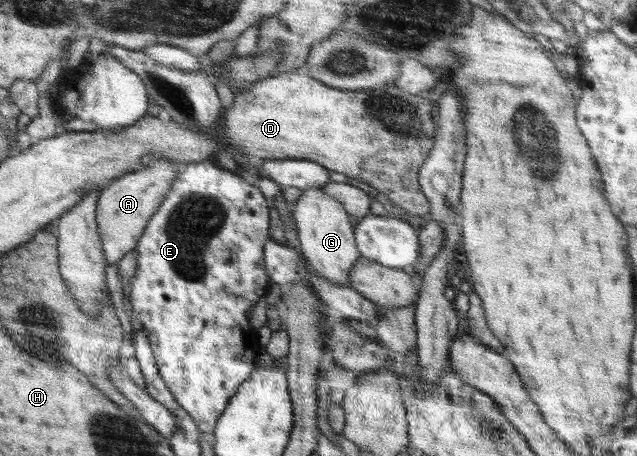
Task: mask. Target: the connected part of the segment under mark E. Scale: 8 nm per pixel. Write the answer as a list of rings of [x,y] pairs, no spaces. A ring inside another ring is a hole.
[[[208,159],[201,162],[190,162],[182,166],[176,181],[170,192],[165,196],[163,203],[154,212],[154,215],[148,220],[144,233],[140,236],[134,251],[136,256],[136,271],[131,279],[131,304],[133,309],[131,315],[136,317],[146,334],[147,339],[152,345],[152,351],[158,365],[158,371],[168,387],[168,391],[172,393],[176,403],[192,417],[194,425],[199,429],[200,433],[213,433],[216,427],[217,418],[222,415],[230,398],[238,391],[240,384],[250,377],[255,368],[255,360],[258,359],[258,349],[256,338],[256,329],[250,325],[249,319],[246,318],[246,311],[252,309],[260,297],[264,297],[270,286],[271,279],[264,264],[264,245],[270,239],[268,227],[270,227],[273,213],[268,209],[267,198],[263,196],[261,191],[255,186],[243,181],[243,178],[234,175],[227,169],[222,169],[213,164]]]

